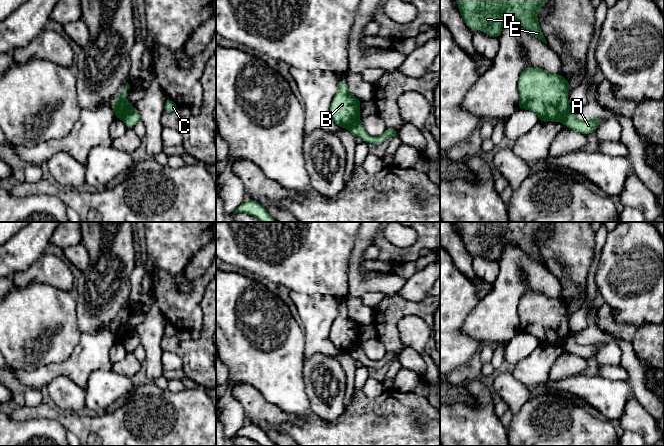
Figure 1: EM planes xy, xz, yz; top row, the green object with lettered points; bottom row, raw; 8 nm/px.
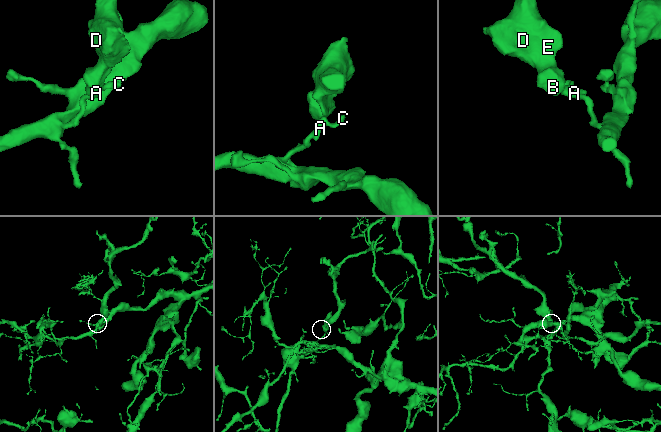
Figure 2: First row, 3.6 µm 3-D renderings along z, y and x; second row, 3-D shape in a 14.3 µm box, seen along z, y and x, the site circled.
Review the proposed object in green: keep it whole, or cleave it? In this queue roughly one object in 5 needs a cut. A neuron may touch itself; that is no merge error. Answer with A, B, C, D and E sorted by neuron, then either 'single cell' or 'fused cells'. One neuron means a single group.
groups A C / B D E; fused cells

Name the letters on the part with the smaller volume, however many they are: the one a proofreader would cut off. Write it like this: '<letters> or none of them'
B, D, E

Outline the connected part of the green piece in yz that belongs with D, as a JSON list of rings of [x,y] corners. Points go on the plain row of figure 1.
[[[456,222],[459,235],[470,254],[479,253],[499,263],[504,246],[513,242],[545,268],[547,265],[541,255],[537,240],[540,232],[548,224],[549,222]]]

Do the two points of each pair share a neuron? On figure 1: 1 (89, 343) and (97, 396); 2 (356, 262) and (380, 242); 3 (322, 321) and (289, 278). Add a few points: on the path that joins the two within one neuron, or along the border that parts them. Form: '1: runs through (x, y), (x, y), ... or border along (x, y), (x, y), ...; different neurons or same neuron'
1: border along (111, 369), (94, 370), (90, 374), (84, 389); different neurons
2: border along (377, 232), (373, 243); different neurons
3: border along (290, 291), (323, 295); different neurons

